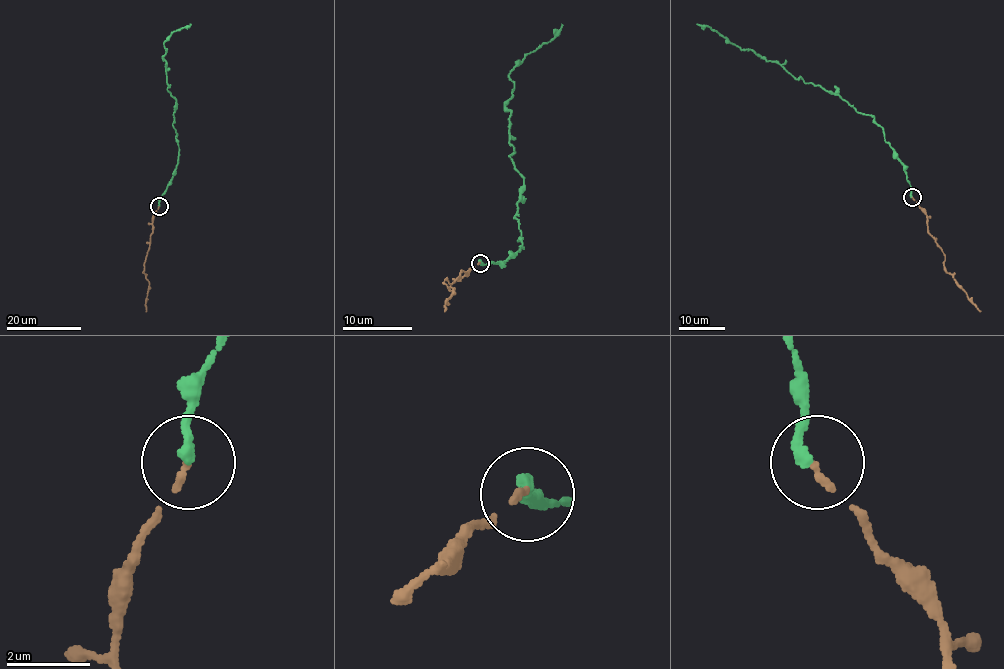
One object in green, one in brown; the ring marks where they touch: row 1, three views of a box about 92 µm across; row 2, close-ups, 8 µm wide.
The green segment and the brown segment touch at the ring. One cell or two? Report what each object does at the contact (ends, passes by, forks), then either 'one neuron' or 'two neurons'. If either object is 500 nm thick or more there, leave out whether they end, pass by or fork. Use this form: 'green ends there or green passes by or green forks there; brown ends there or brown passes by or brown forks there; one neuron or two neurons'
green ends there; brown ends there; one neuron

